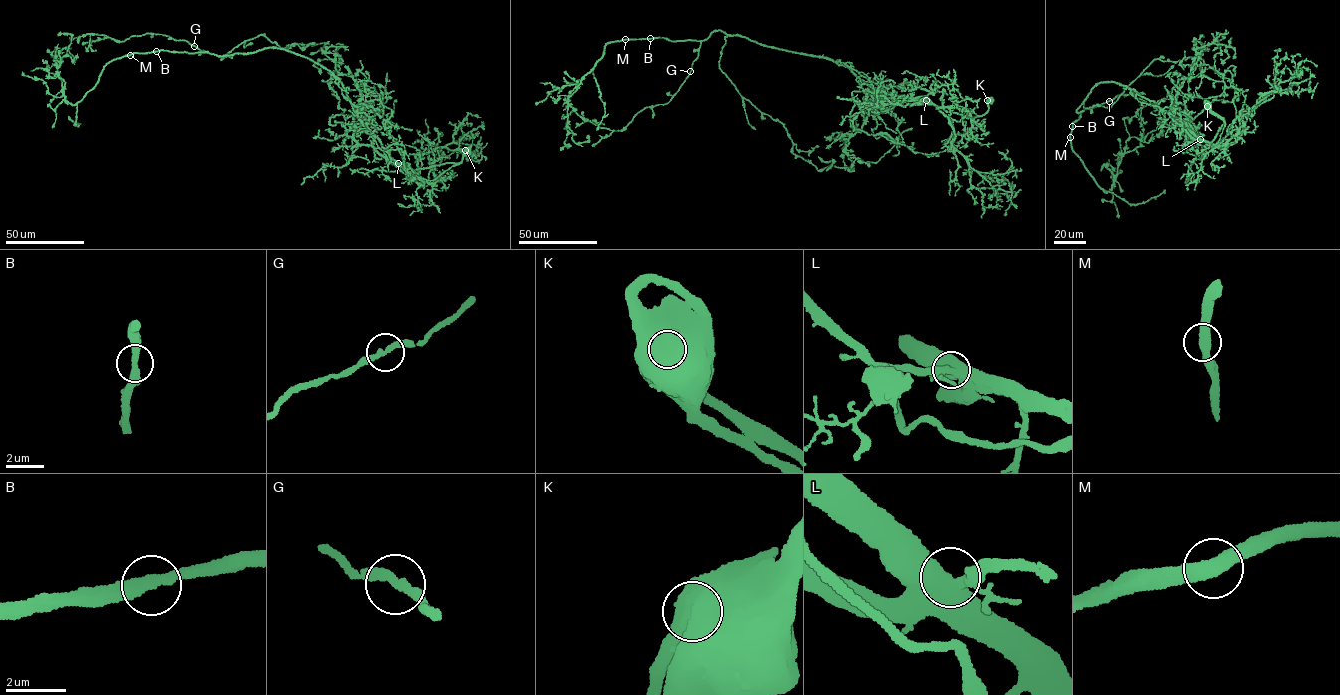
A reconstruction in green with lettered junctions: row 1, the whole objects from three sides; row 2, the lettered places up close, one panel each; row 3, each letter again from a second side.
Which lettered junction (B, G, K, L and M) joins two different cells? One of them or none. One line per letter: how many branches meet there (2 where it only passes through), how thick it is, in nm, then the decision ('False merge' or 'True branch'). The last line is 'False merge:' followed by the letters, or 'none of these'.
B: Branches: 2. Thickness 340 nm. True branch
G: Branches: 2. Thickness 240 nm. True branch
K: Branches: 1. Thickness 1100 nm. False merge
L: Branches: 2. Thickness 550 nm. True branch
M: Branches: 2. Thickness 480 nm. True branch
False merge: K

